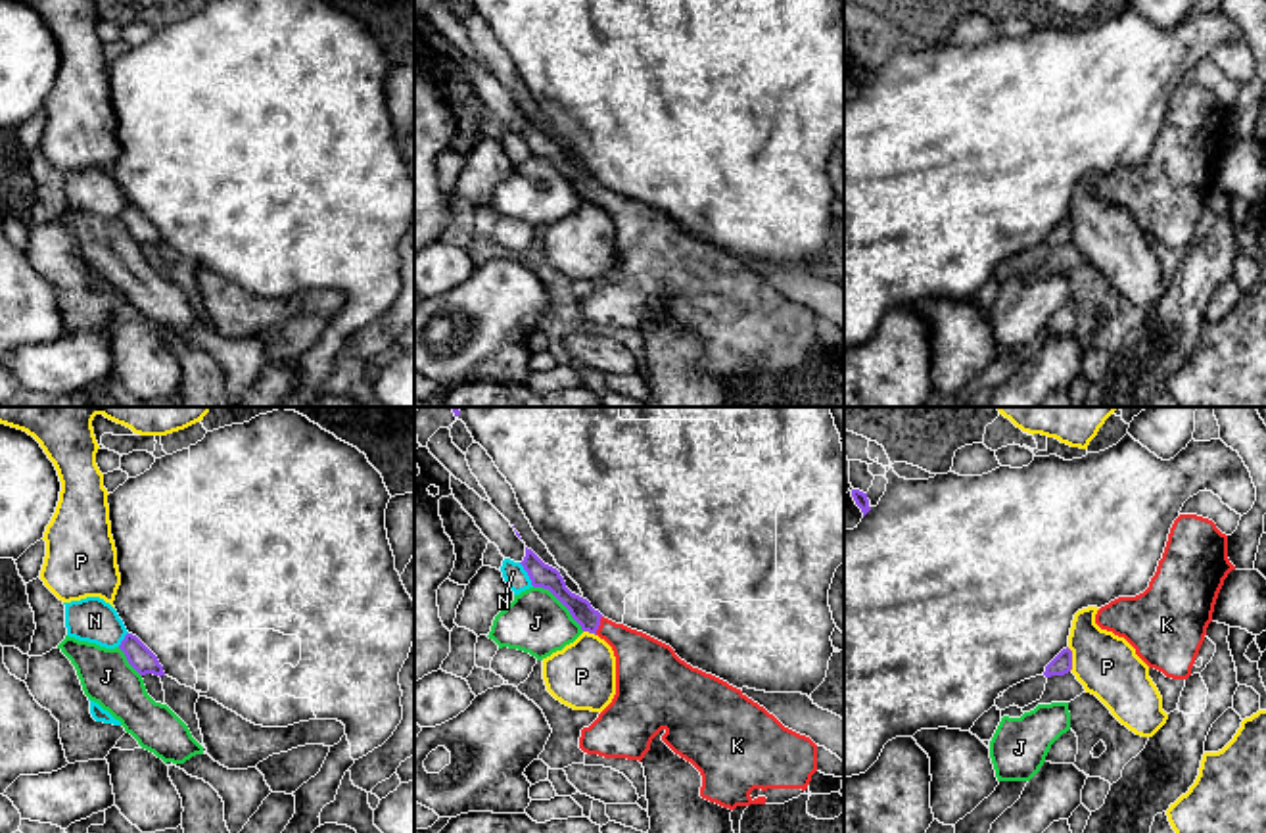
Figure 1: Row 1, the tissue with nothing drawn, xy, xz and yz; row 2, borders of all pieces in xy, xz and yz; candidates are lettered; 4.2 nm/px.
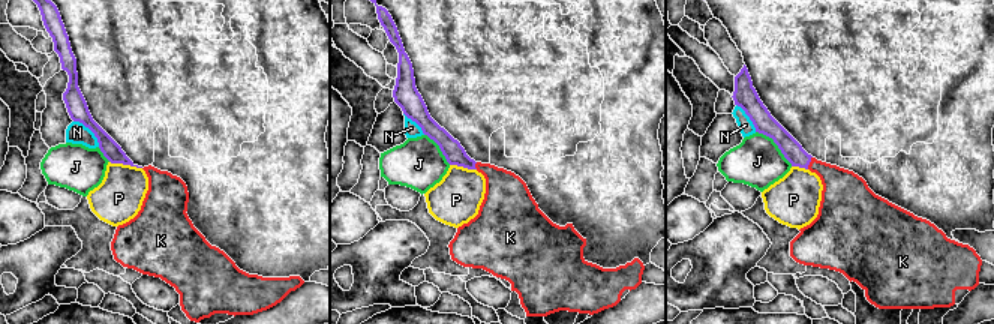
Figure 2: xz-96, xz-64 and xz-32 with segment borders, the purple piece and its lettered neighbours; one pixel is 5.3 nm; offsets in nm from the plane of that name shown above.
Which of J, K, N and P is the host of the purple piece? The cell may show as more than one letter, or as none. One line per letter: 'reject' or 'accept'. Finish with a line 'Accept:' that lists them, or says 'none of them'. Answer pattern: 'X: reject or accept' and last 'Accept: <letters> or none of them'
J: reject
K: accept
N: reject
P: reject
Accept: K

